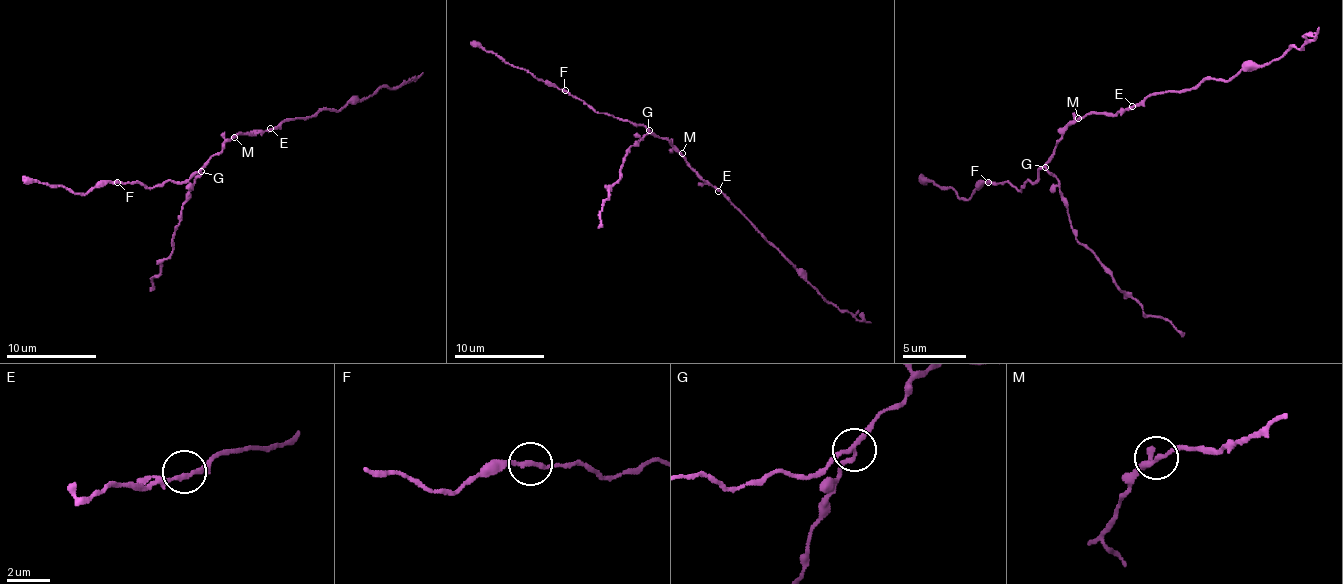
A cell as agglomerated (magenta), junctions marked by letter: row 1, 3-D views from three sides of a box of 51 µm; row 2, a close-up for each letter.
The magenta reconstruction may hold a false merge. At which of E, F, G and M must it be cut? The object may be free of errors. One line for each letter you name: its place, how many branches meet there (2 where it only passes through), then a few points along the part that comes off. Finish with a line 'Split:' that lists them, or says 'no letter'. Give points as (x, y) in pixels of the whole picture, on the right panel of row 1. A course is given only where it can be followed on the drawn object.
G: place (1045, 167); branches 3; course (1046, 166), (1065, 198), (1075, 237), (1148, 317), (1167, 320), (1183, 336)
Split: G

